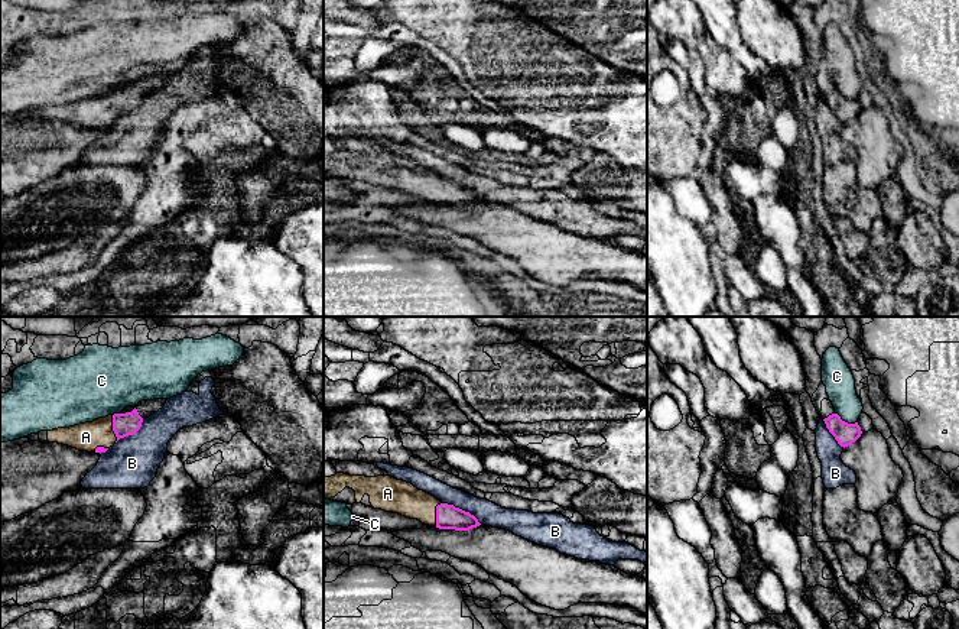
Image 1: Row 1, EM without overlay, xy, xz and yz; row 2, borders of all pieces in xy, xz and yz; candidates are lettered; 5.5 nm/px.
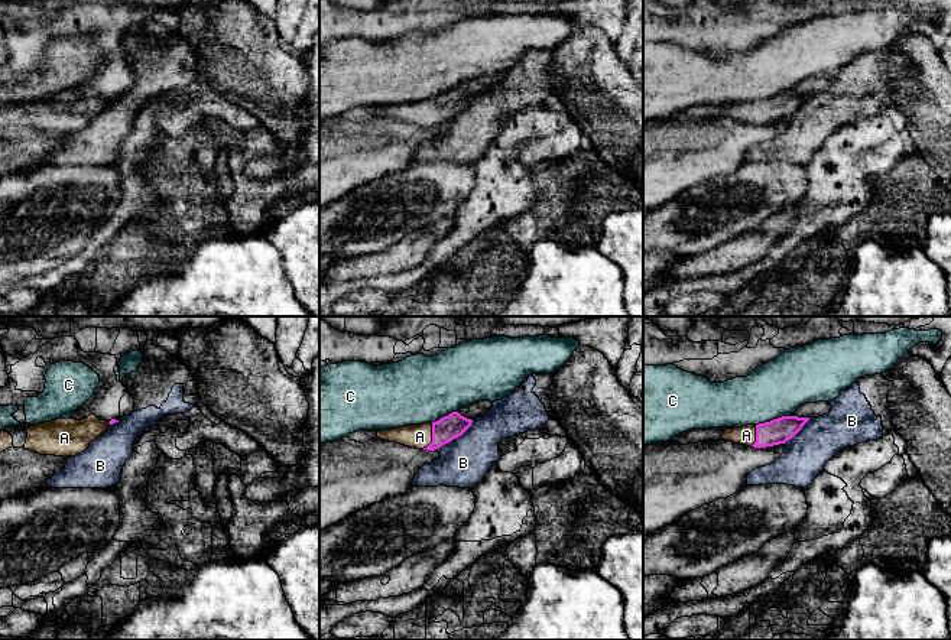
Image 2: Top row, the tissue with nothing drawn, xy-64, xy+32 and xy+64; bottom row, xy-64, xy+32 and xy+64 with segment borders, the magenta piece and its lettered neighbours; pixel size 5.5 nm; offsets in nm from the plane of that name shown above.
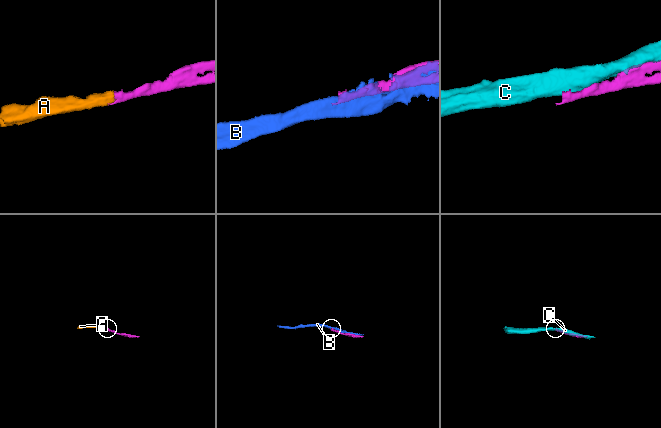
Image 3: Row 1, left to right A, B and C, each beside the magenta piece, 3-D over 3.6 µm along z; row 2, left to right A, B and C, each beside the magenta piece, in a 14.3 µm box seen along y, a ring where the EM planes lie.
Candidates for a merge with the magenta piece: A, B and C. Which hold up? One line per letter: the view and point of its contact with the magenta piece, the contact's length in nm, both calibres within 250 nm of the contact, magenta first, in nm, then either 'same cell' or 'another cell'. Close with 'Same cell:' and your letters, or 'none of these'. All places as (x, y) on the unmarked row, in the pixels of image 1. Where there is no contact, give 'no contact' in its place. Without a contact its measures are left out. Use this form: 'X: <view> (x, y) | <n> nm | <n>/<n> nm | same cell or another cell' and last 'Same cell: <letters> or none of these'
A: xy (113, 104) | 150 nm | 130/160 nm | same cell
B: xz (461, 185) | 260 nm | 140/140 nm | another cell
C: yz (847, 99) | 140 nm | 120/170 nm | another cell
Same cell: A

